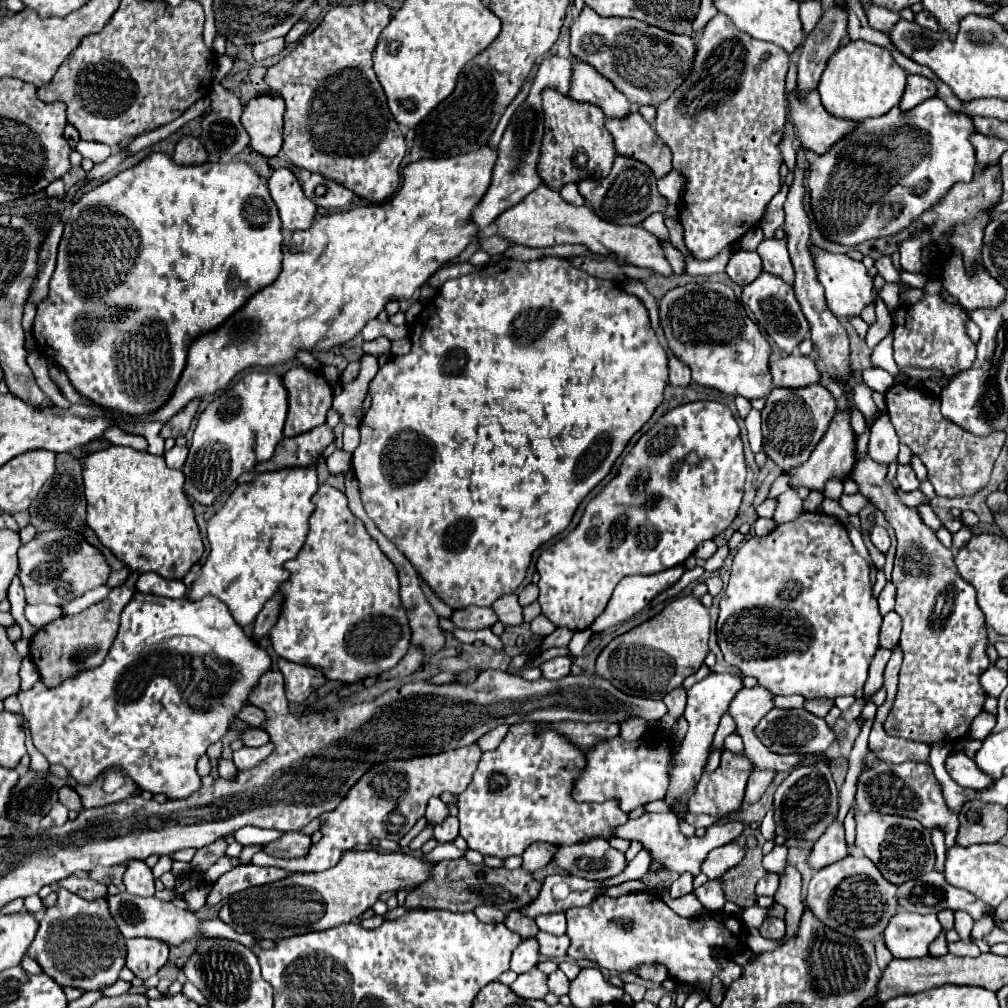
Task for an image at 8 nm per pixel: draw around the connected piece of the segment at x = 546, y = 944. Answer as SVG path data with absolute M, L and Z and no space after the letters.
M539 932L535 936L541 944L541 954L549 958L567 958L569 950L569 938L567 936L553 936L547 932Z

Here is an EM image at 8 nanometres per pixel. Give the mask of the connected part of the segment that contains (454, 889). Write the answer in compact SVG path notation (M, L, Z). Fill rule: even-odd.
M457 858L457 860L443 860L433 864L431 876L407 894L405 906L425 906L425 908L443 908L453 912L469 912L475 906L485 904L485 906L497 906L501 912L509 914L511 910L517 910L525 906L531 898L535 898L539 888L541 888L541 882L533 880L531 874L523 868L495 870L485 864L471 864L465 858Z

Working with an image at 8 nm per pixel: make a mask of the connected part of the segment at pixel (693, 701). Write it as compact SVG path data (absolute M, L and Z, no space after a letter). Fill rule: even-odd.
M713 672L713 674L709 674L703 680L699 680L697 684L693 684L687 690L687 708L685 708L683 716L689 722L689 730L687 730L687 736L683 740L681 750L673 756L671 770L669 770L669 788L667 788L665 798L655 800L651 804L645 804L647 812L665 812L665 814L671 812L673 814L675 812L671 808L673 804L677 804L677 802L689 802L689 796L695 794L697 780L703 774L703 766L705 766L707 756L709 756L709 746L711 746L713 734L717 730L717 724L719 724L721 716L727 712L729 702L733 700L733 696L741 690L741 686L743 686L743 682L737 676Z

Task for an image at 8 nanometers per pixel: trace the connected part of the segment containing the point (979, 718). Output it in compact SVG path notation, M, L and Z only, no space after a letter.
M983 710L981 714L977 714L975 720L973 720L973 724L971 724L971 730L969 730L971 738L975 738L975 740L985 740L985 738L989 736L989 732L993 730L995 722L997 722L997 716L991 714L991 712L985 712L985 710Z

